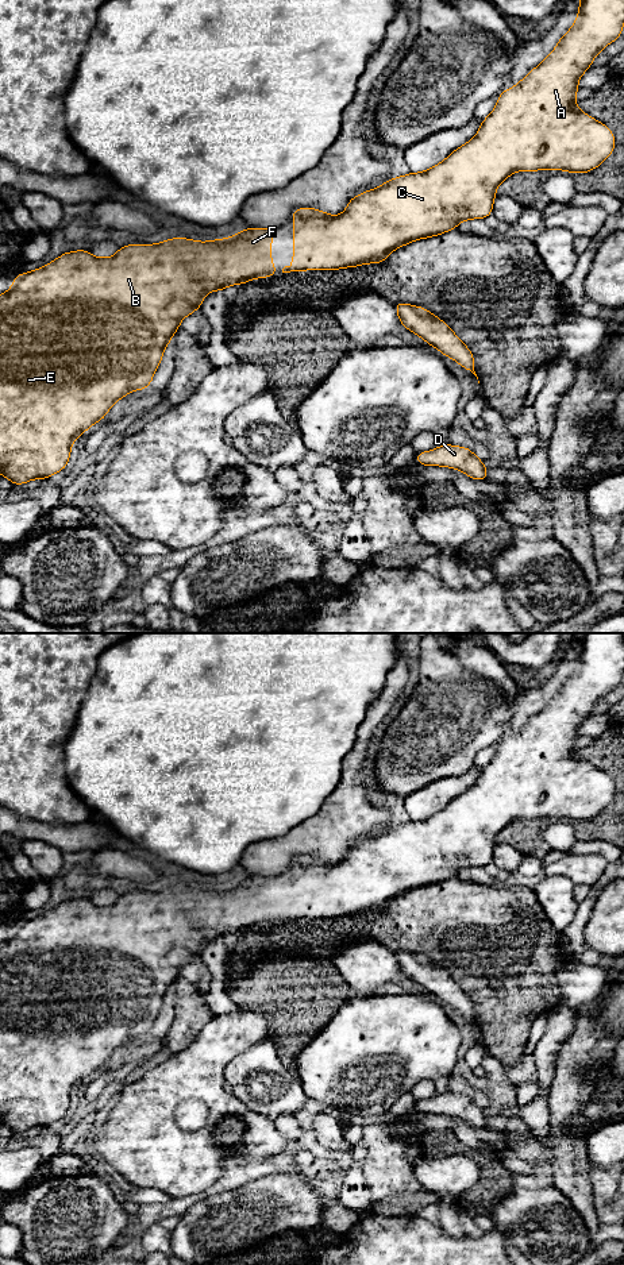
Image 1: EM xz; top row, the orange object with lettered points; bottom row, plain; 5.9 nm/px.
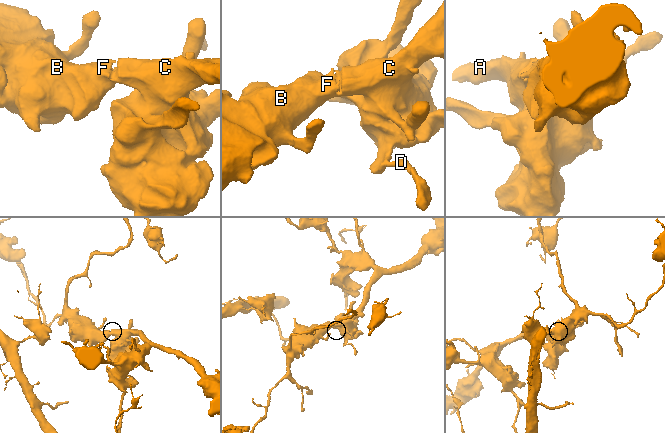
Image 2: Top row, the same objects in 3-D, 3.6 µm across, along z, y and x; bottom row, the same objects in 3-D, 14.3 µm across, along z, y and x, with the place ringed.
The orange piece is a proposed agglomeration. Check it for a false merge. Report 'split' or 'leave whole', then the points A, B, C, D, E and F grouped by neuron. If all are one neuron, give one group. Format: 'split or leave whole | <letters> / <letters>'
leave whole | A B C D E F

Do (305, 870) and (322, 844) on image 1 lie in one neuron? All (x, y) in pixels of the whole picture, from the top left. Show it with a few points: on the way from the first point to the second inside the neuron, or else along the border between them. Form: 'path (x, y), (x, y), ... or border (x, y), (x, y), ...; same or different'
border (346, 855), (338, 863), (296, 856), (285, 870); different

